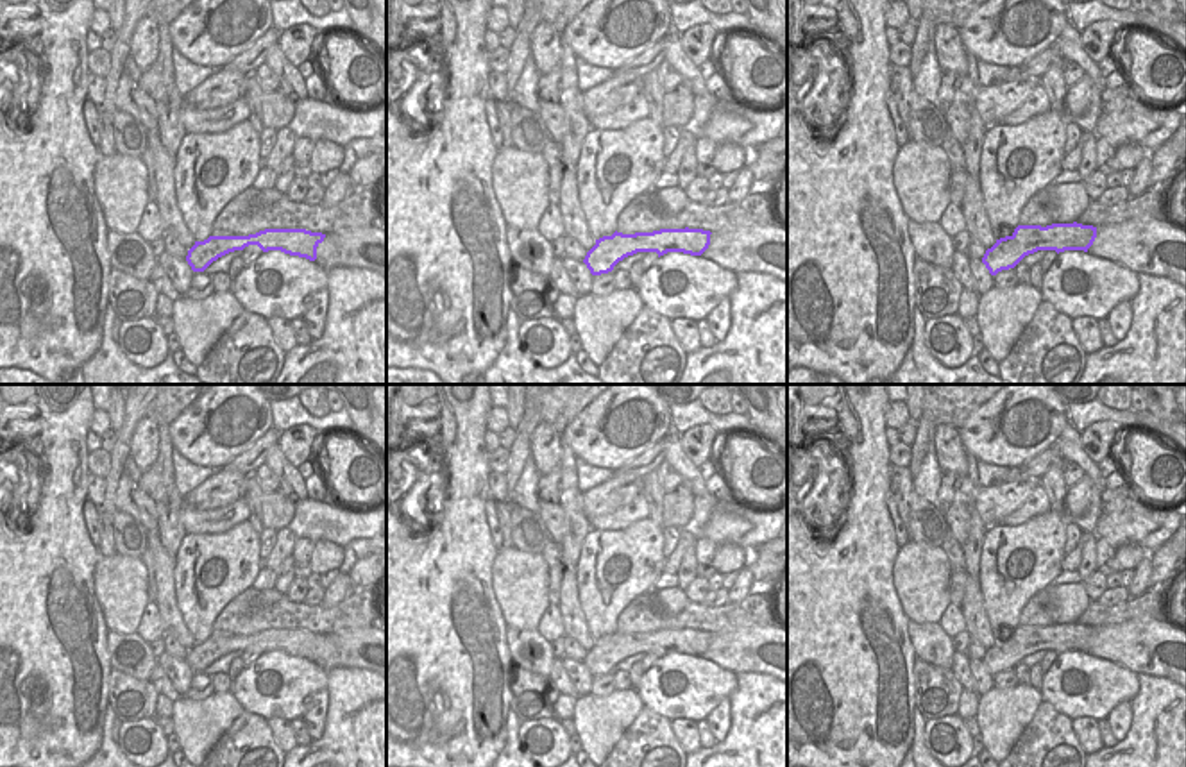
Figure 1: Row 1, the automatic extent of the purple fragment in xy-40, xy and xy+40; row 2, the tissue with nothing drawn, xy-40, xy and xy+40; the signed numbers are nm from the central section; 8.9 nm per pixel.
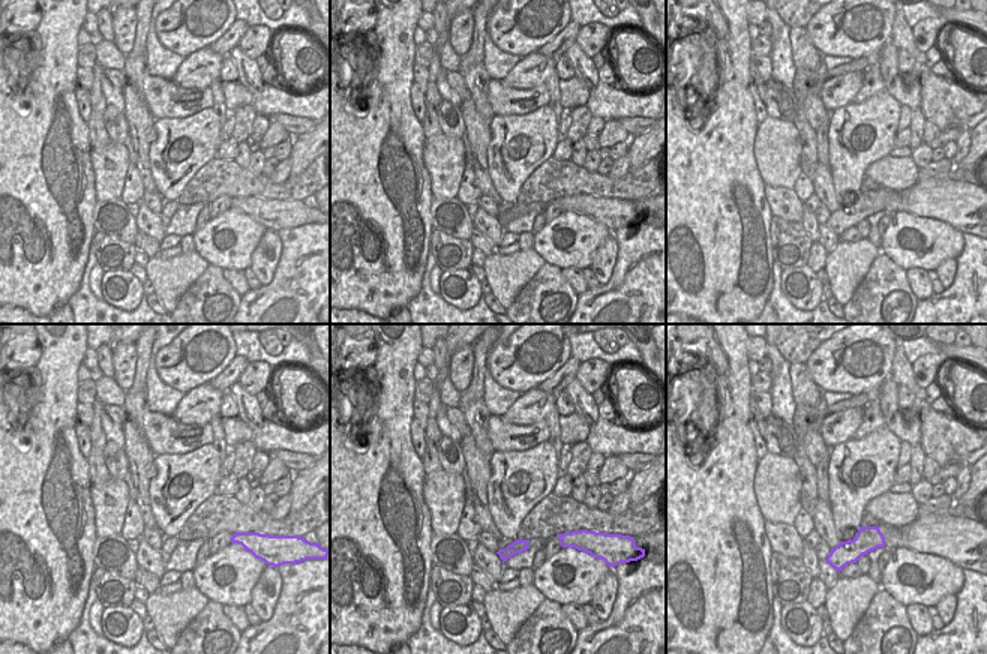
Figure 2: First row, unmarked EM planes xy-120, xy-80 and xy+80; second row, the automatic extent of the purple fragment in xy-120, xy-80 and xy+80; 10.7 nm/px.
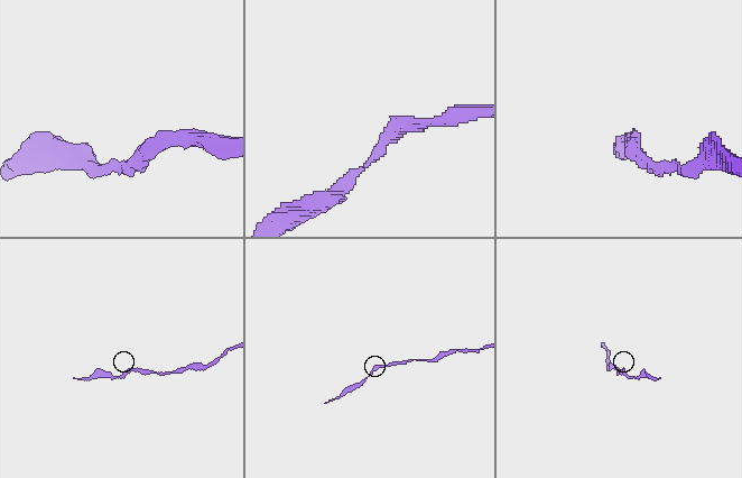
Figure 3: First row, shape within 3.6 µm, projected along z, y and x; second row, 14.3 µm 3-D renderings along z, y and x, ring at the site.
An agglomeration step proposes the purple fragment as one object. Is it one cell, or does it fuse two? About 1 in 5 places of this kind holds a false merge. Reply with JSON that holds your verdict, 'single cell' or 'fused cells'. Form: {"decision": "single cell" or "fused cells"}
{"decision": "single cell"}

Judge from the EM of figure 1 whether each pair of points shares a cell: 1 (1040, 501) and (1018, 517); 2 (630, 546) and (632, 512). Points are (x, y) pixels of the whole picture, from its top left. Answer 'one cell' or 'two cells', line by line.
1: one cell
2: two cells

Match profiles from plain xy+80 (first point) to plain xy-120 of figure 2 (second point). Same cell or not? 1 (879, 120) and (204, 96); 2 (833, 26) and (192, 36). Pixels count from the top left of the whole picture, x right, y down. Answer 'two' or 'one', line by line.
1: two
2: one

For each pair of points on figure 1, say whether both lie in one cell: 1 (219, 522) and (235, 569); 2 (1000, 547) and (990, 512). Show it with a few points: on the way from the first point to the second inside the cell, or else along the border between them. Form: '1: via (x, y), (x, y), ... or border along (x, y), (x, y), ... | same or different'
1: border along (247, 519), (219, 533), (186, 535) | different
2: border along (1000, 522), (990, 526) | different

